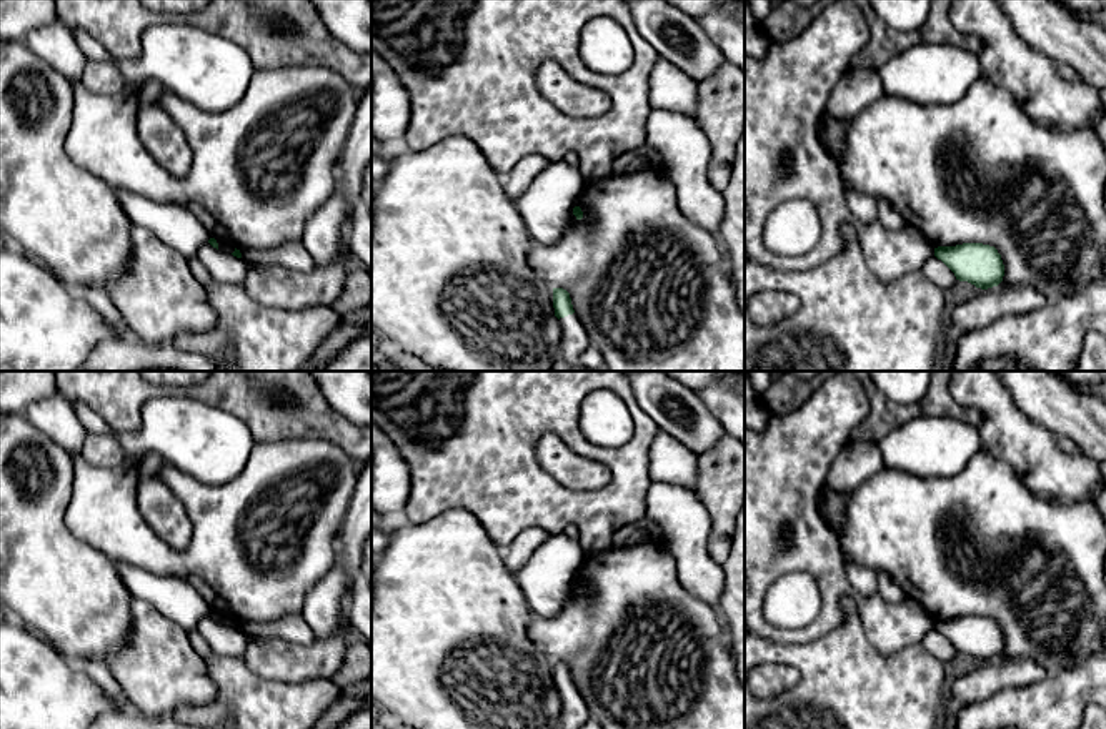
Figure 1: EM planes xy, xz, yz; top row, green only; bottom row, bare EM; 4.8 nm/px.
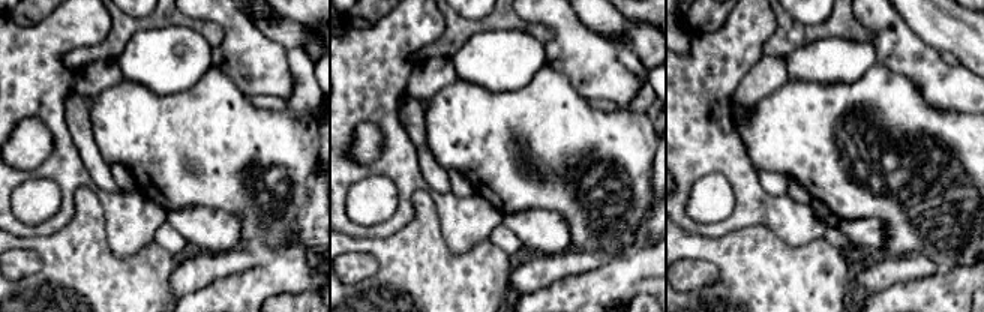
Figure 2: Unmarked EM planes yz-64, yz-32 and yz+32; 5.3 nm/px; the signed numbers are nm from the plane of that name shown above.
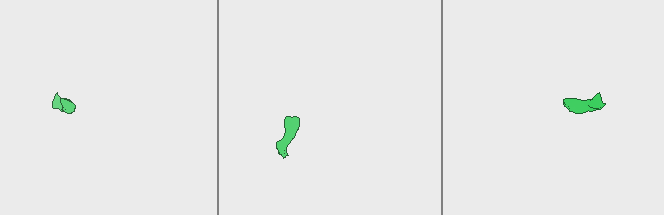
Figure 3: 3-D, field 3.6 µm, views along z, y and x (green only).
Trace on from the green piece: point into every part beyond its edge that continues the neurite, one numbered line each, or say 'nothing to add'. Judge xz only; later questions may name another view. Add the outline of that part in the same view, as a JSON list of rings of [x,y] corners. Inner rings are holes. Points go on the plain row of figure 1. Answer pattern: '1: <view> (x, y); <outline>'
1: xz (575, 713); [[[573,686],[558,692],[561,701],[561,724],[563,729],[581,729],[590,719],[590,709],[580,691]]]

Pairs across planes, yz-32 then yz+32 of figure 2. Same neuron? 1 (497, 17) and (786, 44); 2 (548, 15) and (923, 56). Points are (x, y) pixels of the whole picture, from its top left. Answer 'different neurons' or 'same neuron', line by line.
1: same neuron
2: same neuron

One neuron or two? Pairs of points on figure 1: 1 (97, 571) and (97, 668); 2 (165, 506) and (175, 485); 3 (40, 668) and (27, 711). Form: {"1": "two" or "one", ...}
{"1": "two", "2": "two", "3": "one"}

